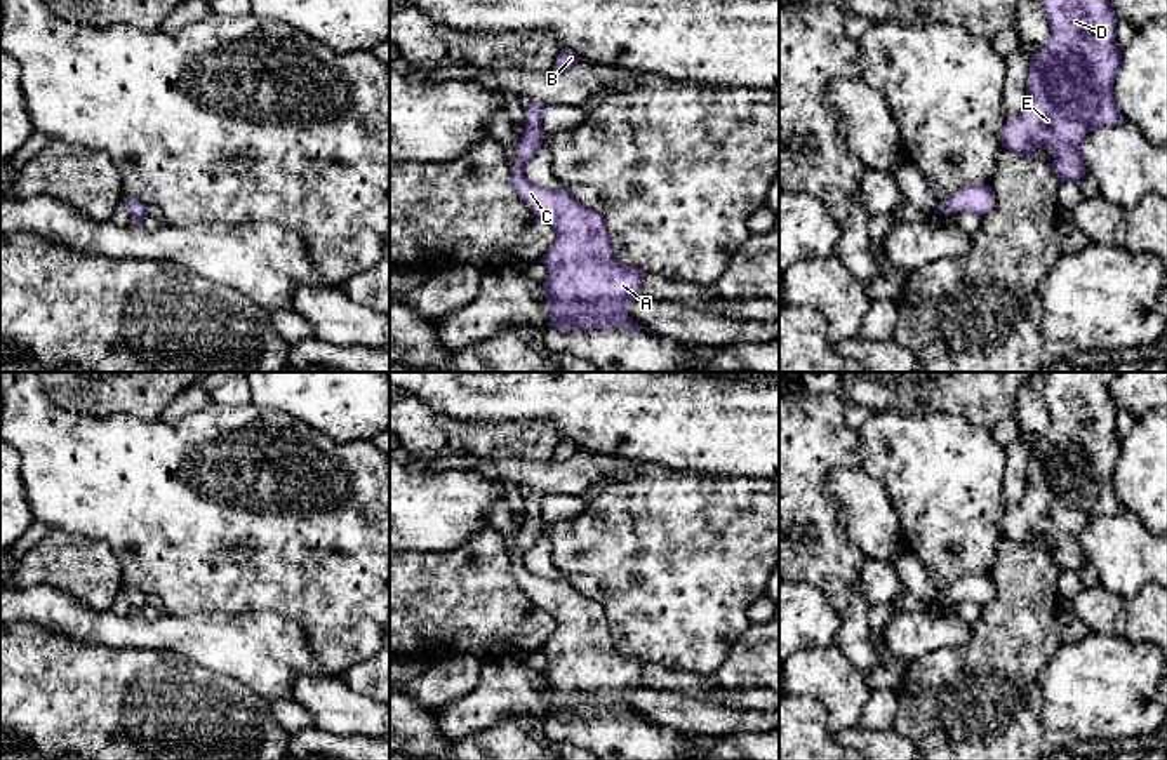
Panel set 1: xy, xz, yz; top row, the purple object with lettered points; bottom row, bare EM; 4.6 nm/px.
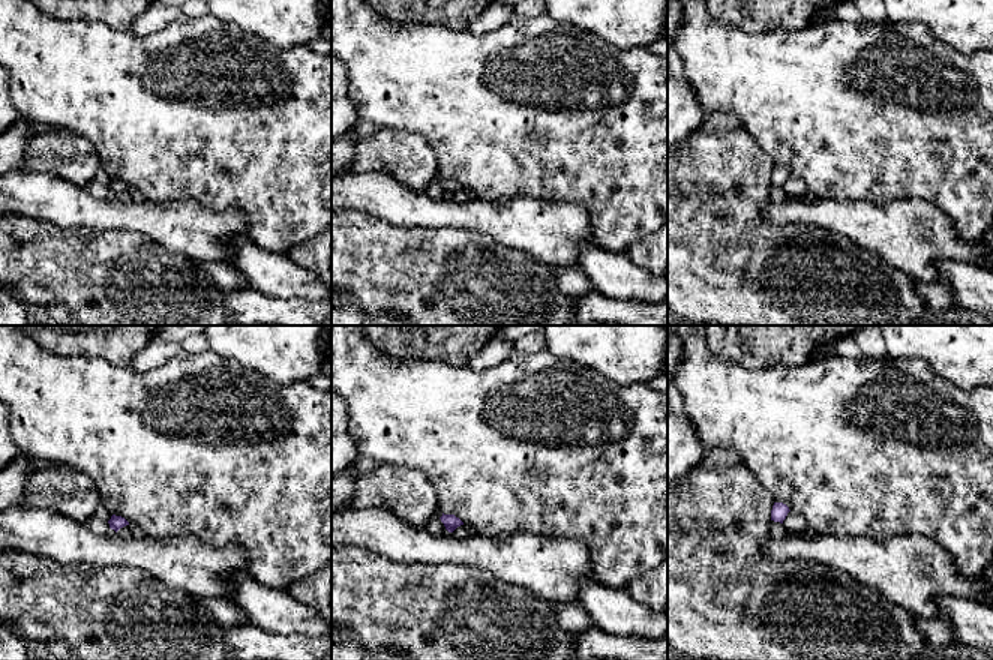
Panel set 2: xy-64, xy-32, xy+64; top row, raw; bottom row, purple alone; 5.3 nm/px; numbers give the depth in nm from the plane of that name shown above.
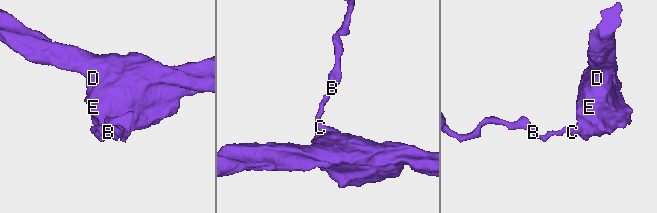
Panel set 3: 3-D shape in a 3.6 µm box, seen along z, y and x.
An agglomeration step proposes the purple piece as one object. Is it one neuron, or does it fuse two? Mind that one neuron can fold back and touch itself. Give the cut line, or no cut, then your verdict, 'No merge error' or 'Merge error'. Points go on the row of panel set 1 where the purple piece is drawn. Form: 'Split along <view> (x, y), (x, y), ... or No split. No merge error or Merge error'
No split. No merge error

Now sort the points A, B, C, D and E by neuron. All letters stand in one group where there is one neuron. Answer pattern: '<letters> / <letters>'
A B C D E

